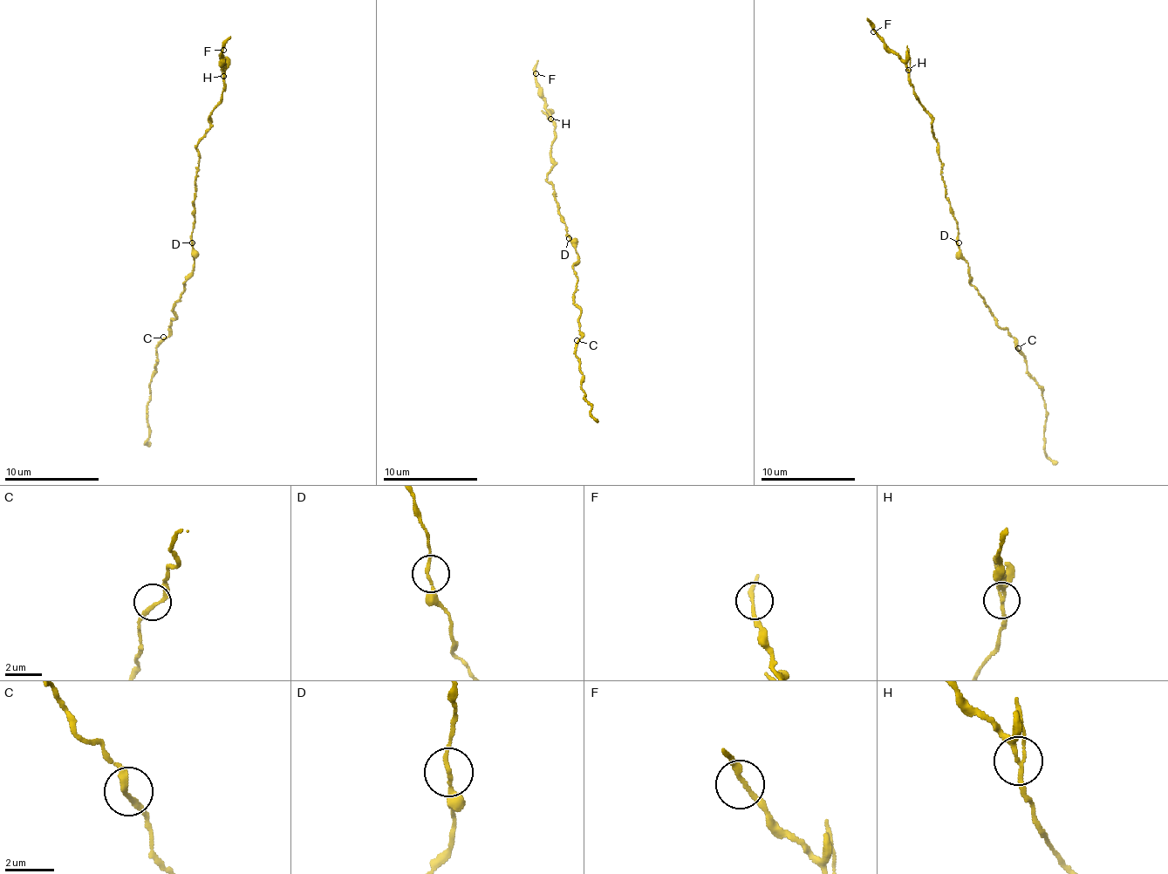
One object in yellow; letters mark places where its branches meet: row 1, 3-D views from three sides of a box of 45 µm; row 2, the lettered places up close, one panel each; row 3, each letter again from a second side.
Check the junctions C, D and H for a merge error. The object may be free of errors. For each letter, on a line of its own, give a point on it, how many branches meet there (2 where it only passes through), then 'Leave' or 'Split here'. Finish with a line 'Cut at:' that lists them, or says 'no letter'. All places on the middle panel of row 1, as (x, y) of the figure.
C: Place: (577, 340). Branches: 2. Leave
D: Place: (569, 238). Branches: 2. Leave
H: Place: (550, 119). Branches: 2. Split here
Cut at: H

